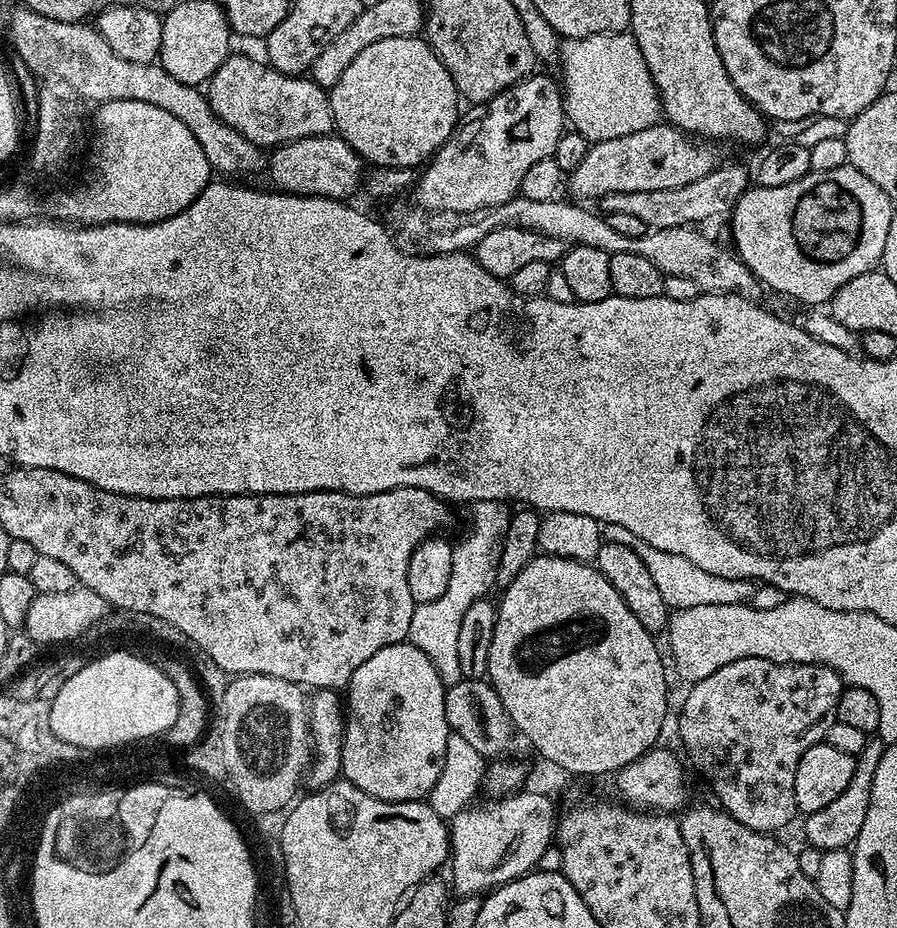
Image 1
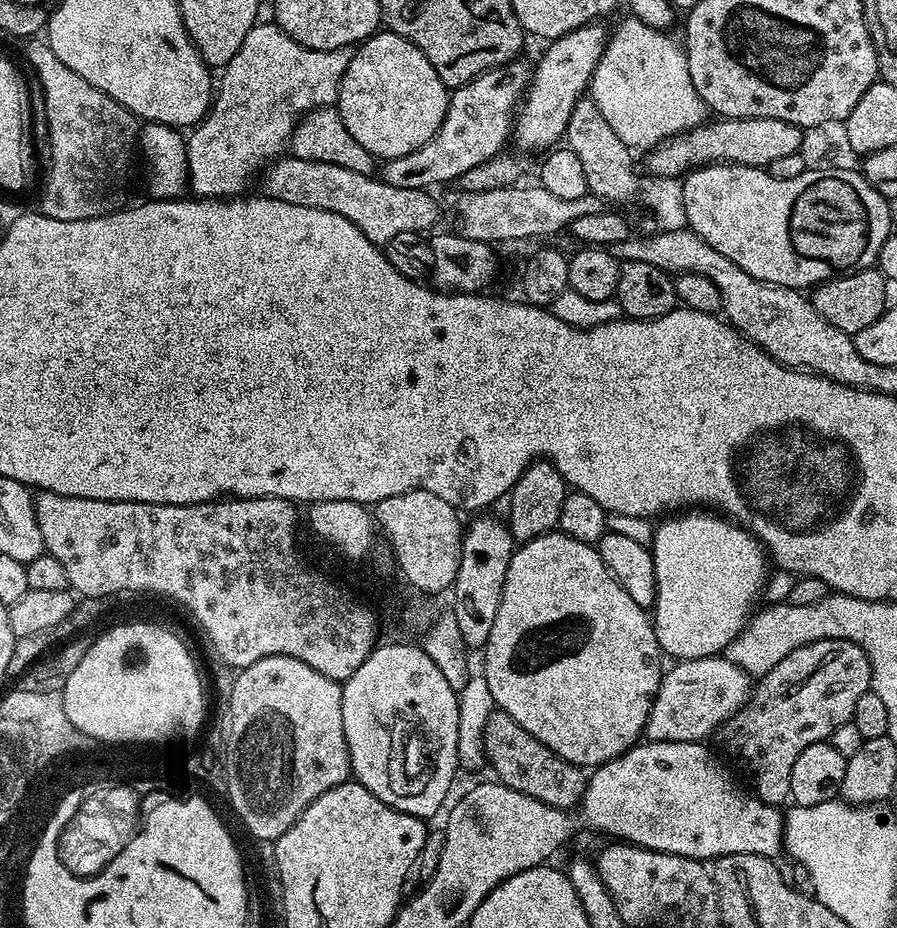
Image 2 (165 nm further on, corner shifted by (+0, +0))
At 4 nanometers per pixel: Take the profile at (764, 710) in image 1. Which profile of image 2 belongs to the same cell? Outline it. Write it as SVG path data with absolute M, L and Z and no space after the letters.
M849 640L810 642L786 654L774 670L755 681L752 695L722 725L718 737L729 758L744 767L754 795L780 806L790 797L790 774L798 754L806 746L825 743L838 726L851 724L858 698L871 687L872 667L857 644Z

